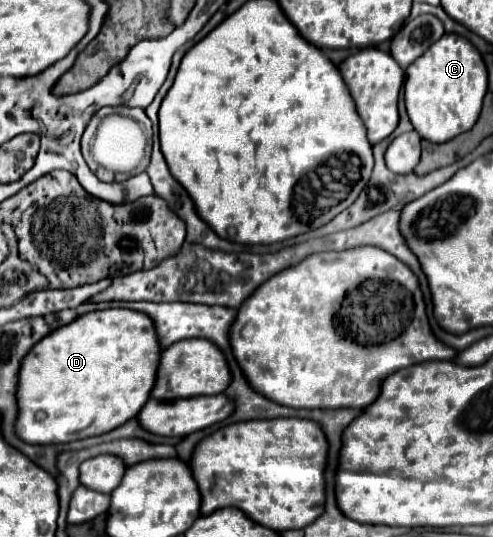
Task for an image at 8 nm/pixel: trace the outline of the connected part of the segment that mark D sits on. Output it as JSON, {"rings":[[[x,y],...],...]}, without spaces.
{"rings":[[[104,309],[92,311],[70,325],[64,325],[38,341],[34,349],[24,357],[18,377],[18,421],[16,433],[26,443],[70,443],[94,435],[108,433],[126,421],[134,419],[150,399],[154,383],[158,379],[160,343],[156,337],[154,321],[140,311],[130,309]]]}

